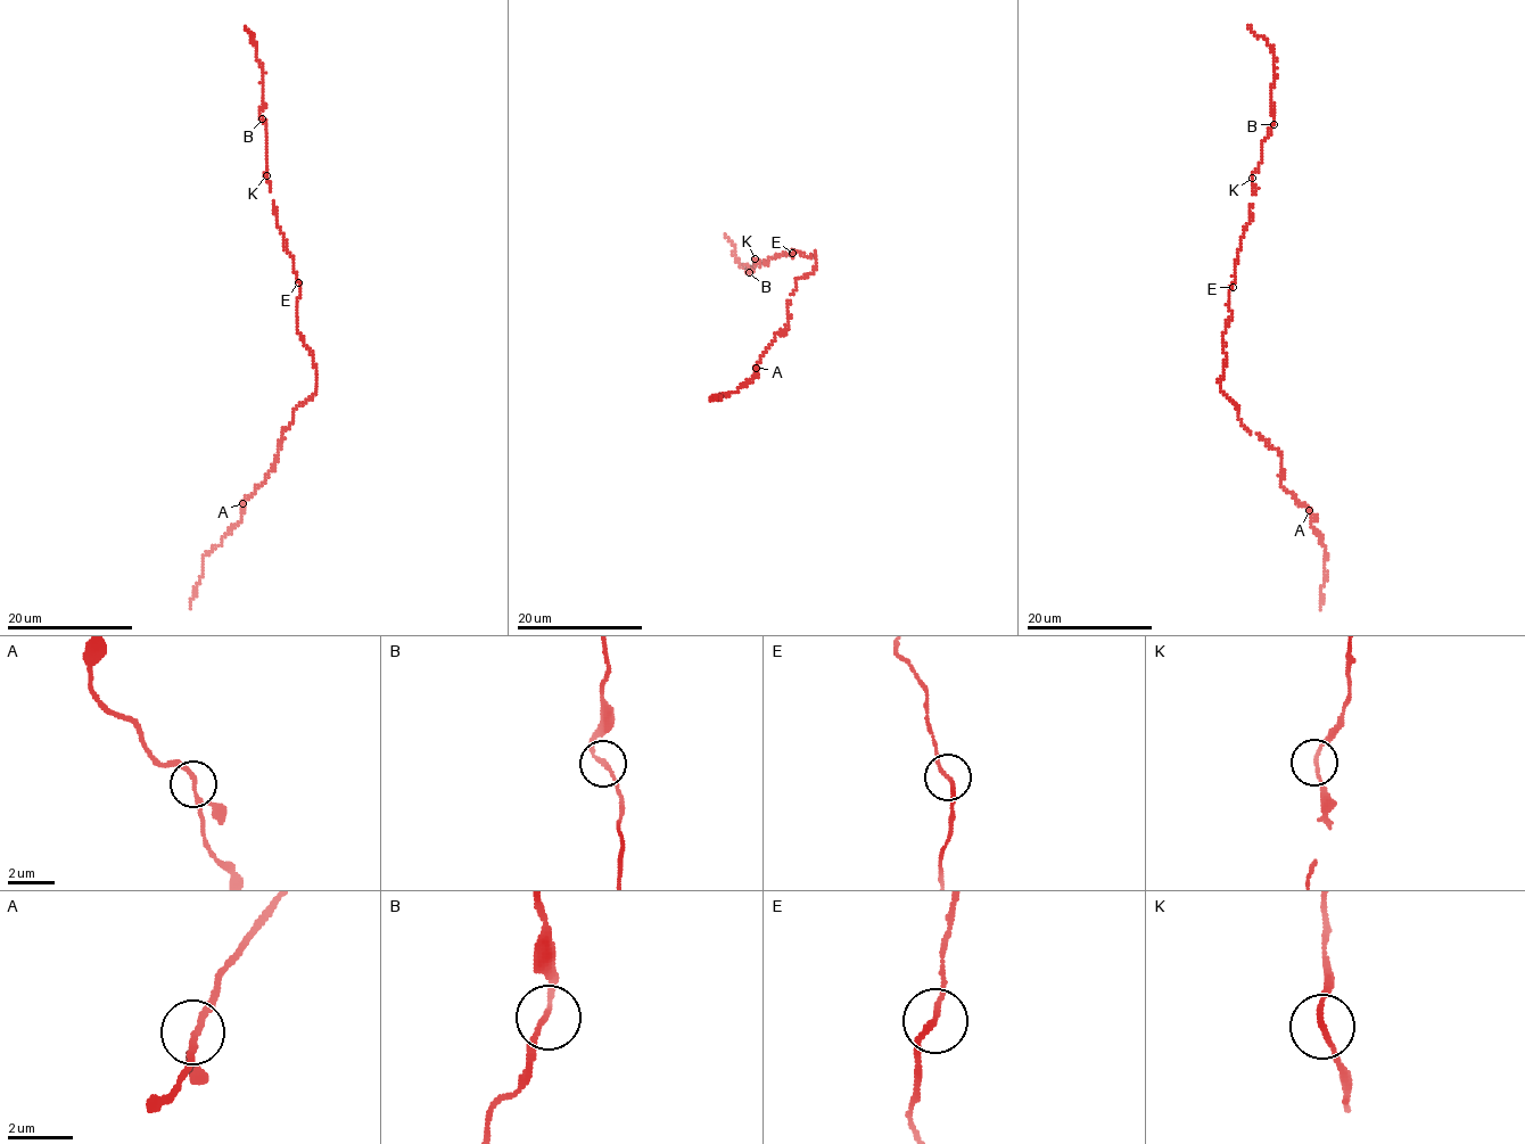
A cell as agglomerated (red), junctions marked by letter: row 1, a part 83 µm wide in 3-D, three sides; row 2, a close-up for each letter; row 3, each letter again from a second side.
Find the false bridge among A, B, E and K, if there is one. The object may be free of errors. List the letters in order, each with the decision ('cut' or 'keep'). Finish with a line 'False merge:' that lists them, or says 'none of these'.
A: keep
B: keep
E: keep
K: keep
False merge: none of these

